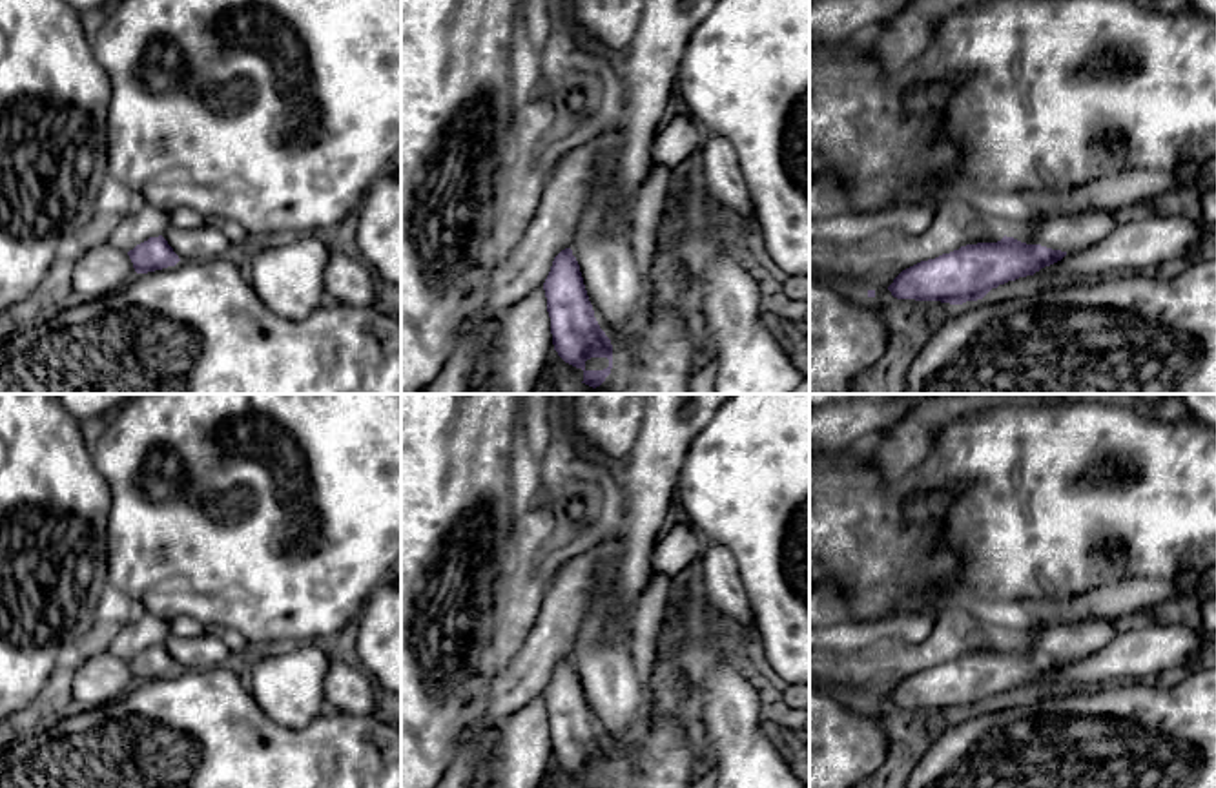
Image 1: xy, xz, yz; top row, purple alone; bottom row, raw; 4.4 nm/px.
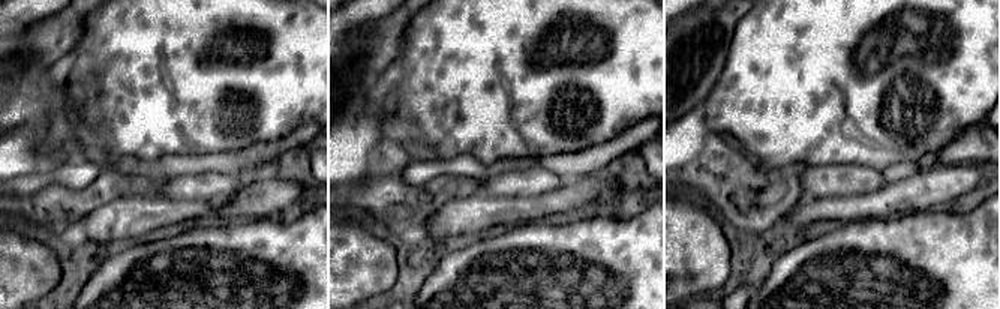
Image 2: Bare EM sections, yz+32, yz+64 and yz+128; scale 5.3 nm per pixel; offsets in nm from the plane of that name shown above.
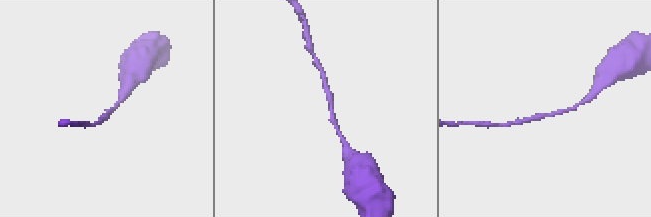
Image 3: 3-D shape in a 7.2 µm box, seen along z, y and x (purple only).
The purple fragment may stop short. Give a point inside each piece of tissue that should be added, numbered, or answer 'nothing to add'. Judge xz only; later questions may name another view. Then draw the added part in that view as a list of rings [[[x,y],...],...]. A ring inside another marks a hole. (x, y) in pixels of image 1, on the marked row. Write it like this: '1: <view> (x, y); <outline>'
nothing to add

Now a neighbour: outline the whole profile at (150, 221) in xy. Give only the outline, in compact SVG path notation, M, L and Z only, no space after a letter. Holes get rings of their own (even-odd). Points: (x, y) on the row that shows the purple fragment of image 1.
M146 204L139 213L124 217L106 244L129 252L149 237L164 237L170 226L170 212Z

